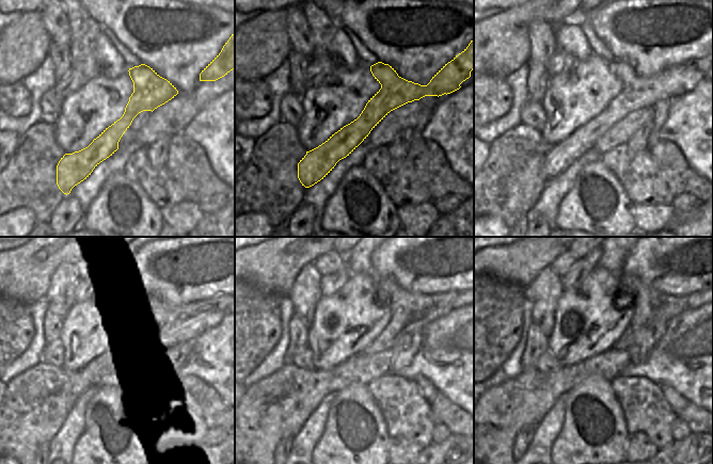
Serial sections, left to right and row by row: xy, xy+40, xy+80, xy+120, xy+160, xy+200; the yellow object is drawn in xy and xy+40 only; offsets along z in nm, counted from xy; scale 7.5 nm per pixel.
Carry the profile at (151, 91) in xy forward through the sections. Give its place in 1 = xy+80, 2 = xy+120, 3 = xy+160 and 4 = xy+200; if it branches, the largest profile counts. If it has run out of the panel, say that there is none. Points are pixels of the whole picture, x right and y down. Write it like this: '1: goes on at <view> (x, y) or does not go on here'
1: goes on at xy+80 (637, 92)
2: goes on at xy+120 (168, 322)
3: goes on at xy+160 (410, 312)
4: goes on at xy+200 (648, 303)

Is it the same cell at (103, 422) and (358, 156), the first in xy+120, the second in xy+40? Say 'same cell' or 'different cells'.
different cells

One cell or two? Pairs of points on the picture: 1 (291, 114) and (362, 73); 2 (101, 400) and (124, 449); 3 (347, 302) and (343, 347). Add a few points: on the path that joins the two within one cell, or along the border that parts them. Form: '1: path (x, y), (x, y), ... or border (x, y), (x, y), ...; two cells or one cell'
1: border (300, 96), (303, 115), (296, 126); two cells
2: path (109, 412), (116, 437); one cell
3: path (347, 313), (347, 321), (343, 325), (343, 336); one cell

